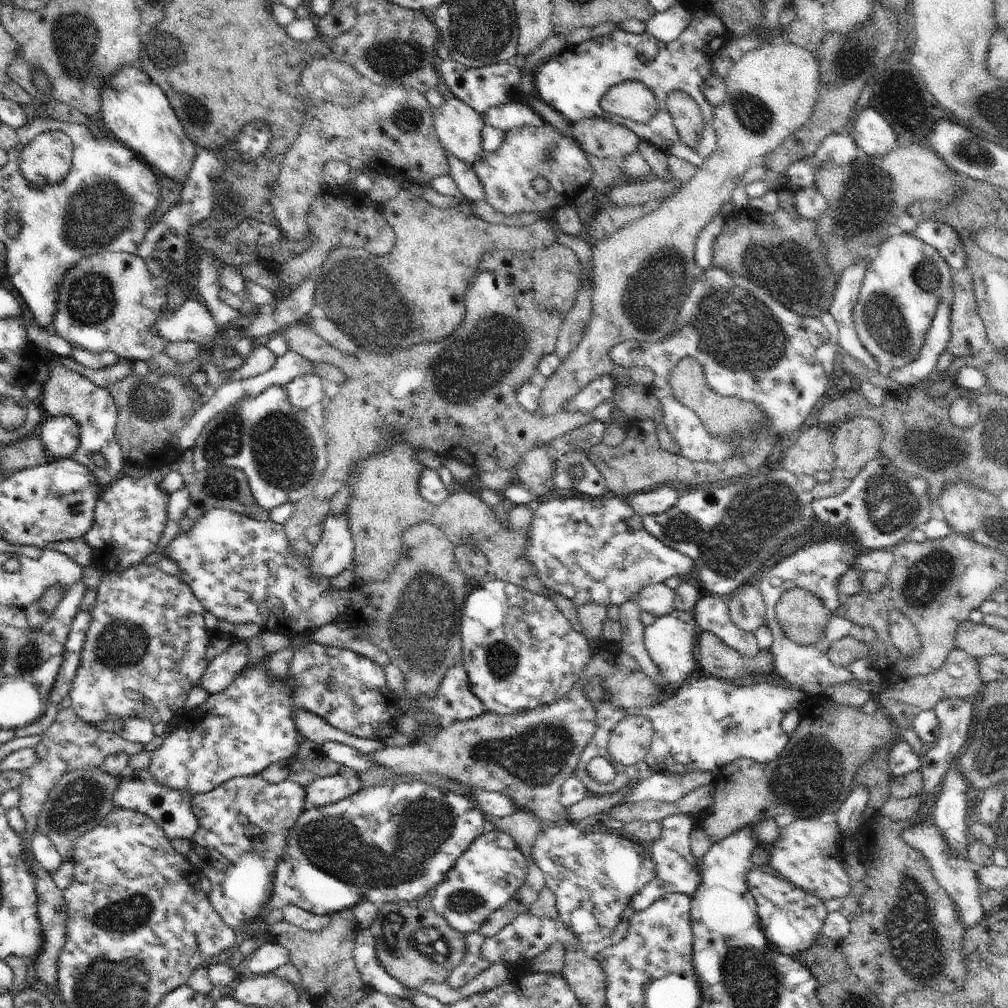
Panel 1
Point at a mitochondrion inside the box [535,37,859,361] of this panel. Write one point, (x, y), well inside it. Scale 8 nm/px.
(650, 293)

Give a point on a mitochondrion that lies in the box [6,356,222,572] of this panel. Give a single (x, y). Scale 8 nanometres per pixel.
(148, 403)

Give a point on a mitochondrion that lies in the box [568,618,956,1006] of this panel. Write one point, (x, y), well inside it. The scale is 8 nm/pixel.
(911, 935)

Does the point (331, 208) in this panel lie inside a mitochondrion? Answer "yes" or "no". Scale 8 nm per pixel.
no

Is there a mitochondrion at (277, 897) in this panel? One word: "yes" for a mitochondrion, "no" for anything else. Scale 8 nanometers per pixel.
no

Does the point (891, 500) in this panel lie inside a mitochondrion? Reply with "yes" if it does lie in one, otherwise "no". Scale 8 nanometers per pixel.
yes

